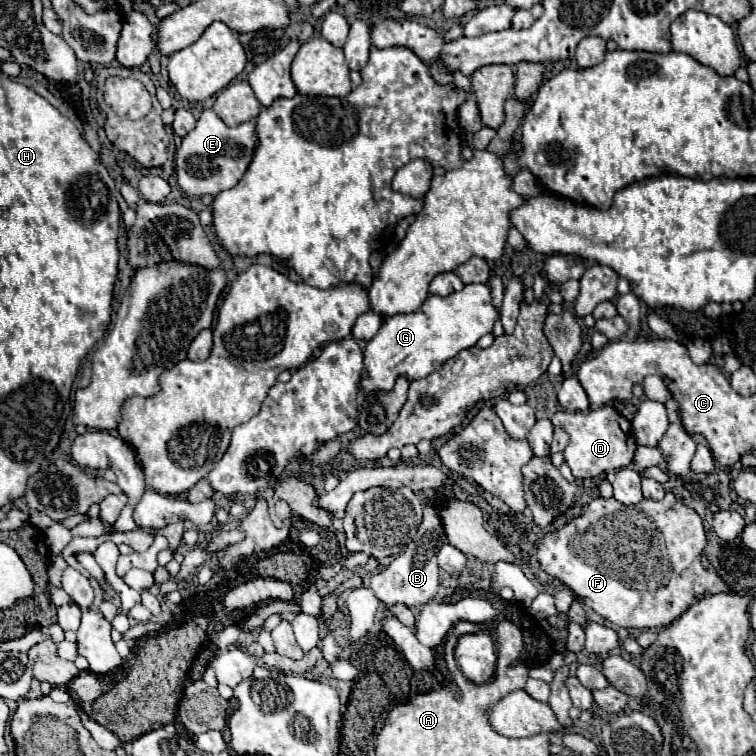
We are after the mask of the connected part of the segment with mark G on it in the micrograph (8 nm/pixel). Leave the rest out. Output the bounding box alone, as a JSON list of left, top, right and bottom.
[360,283,500,393]

